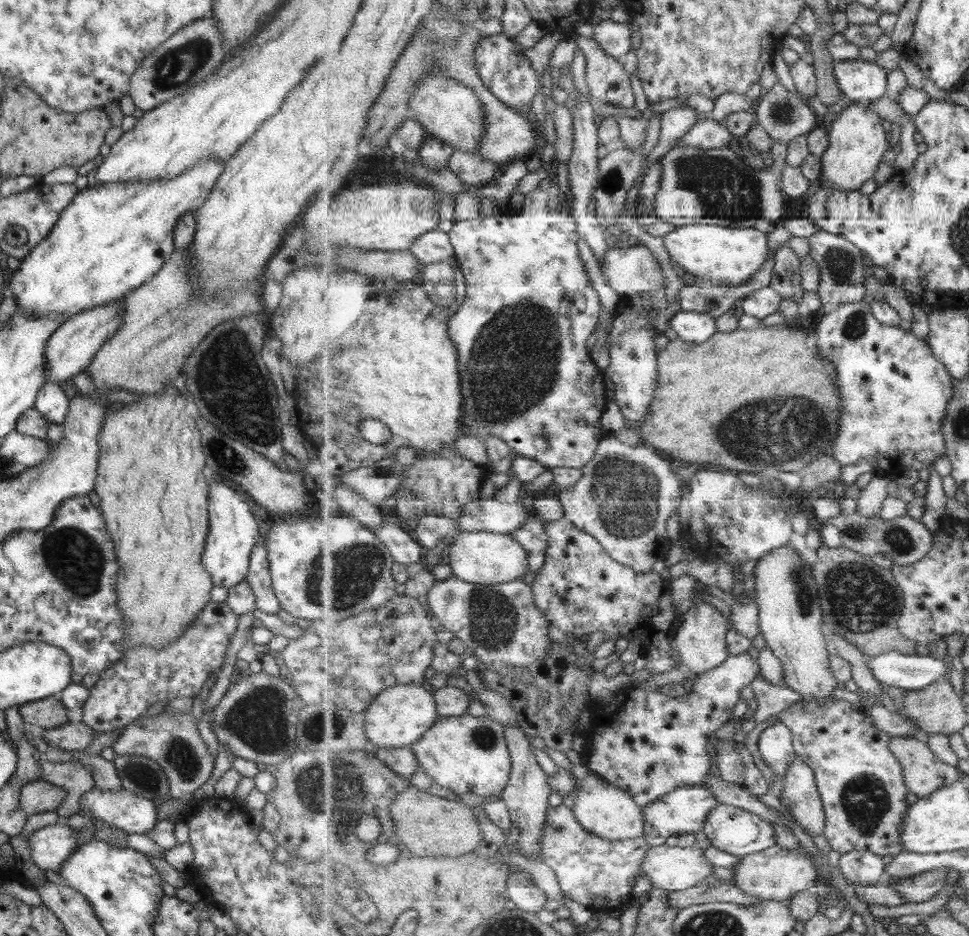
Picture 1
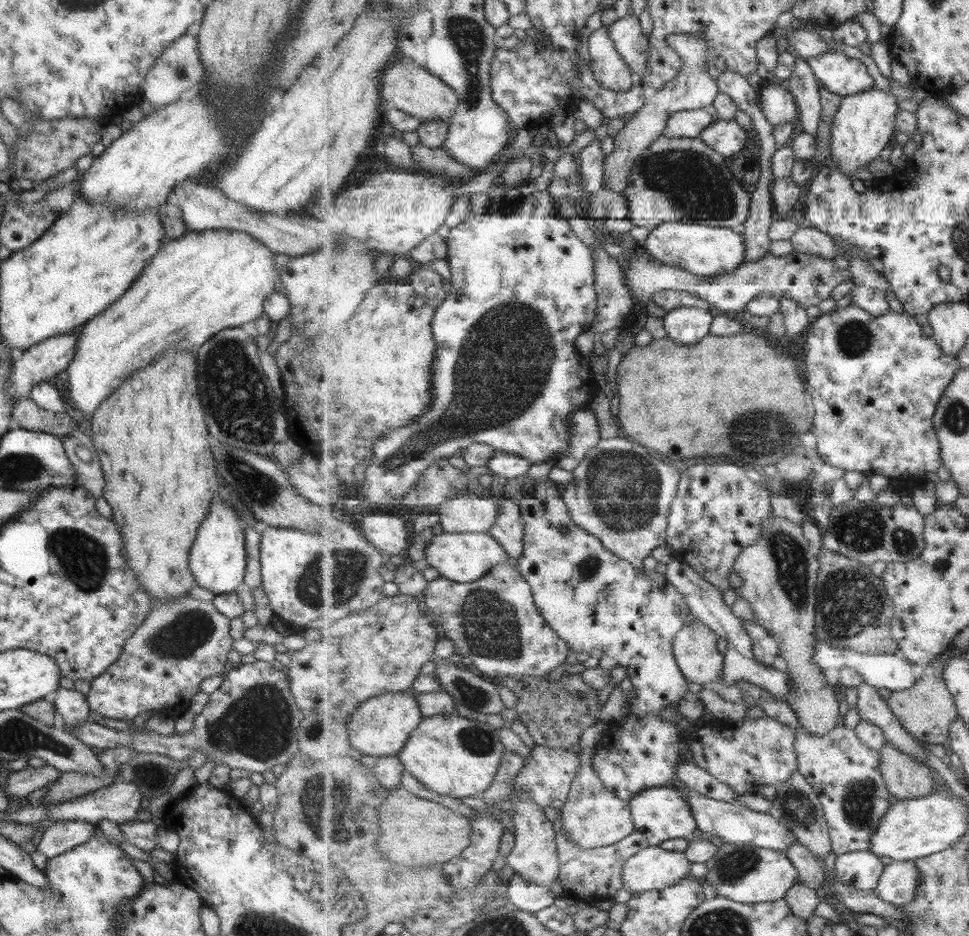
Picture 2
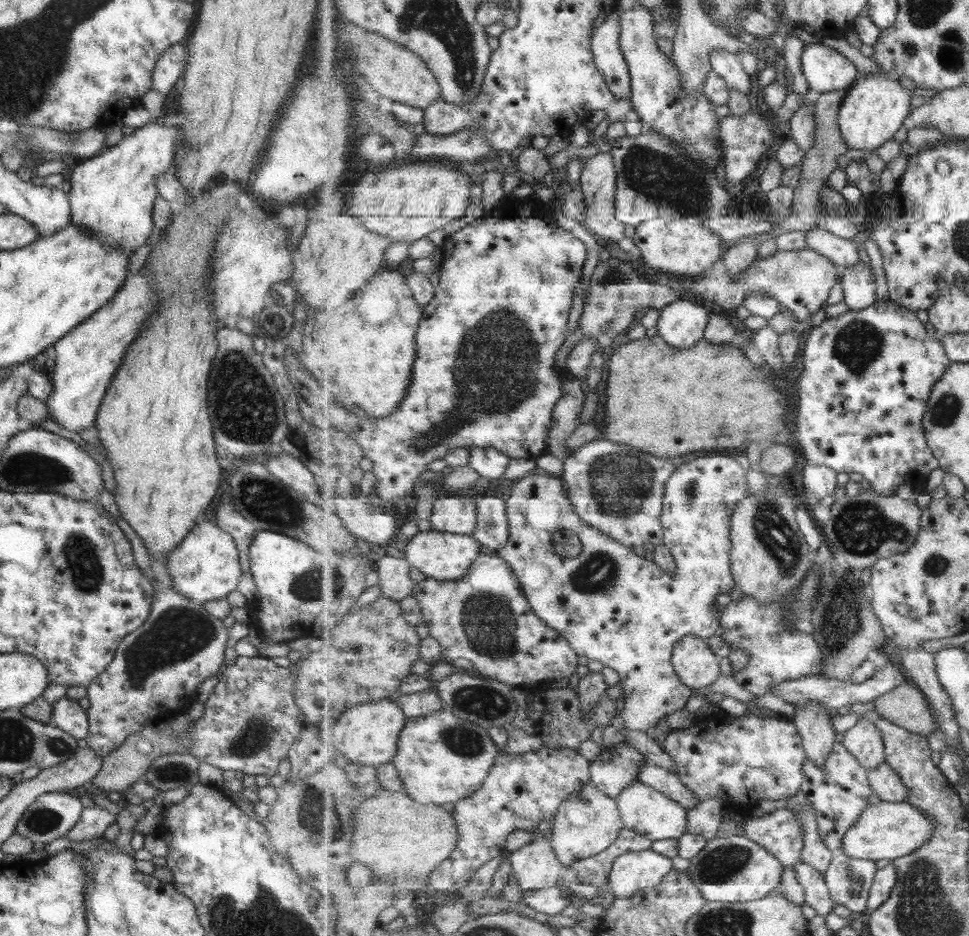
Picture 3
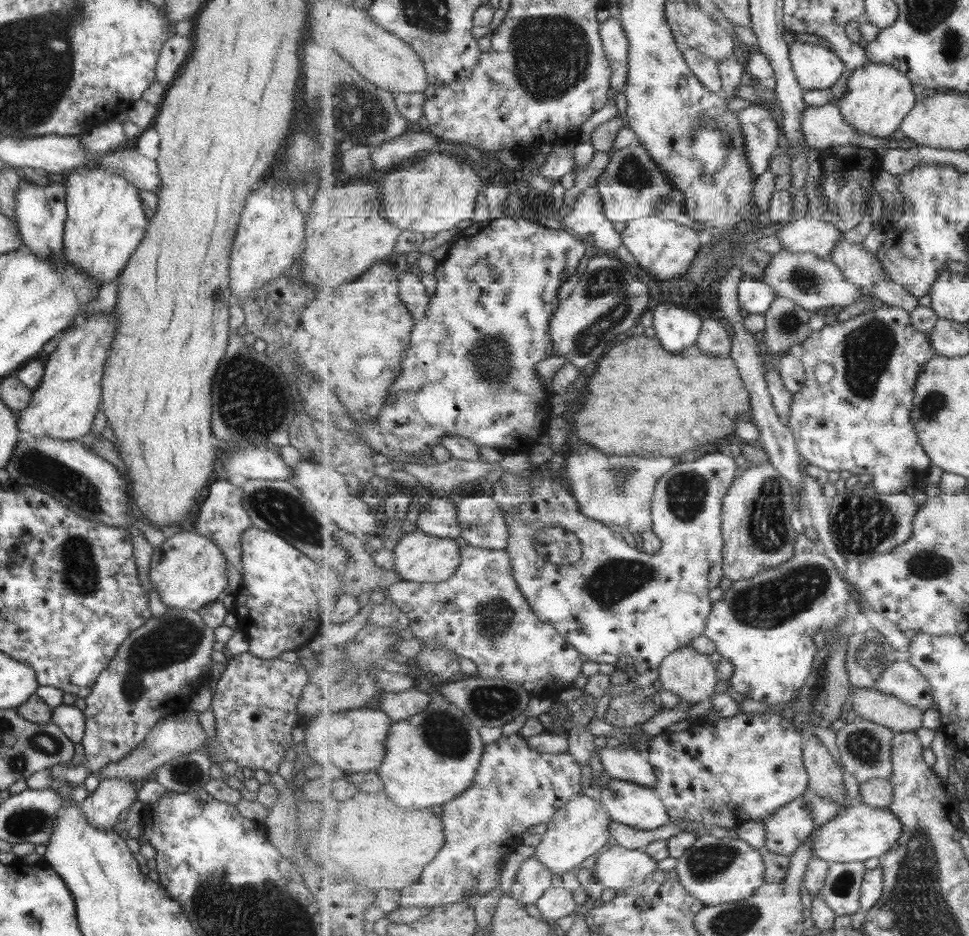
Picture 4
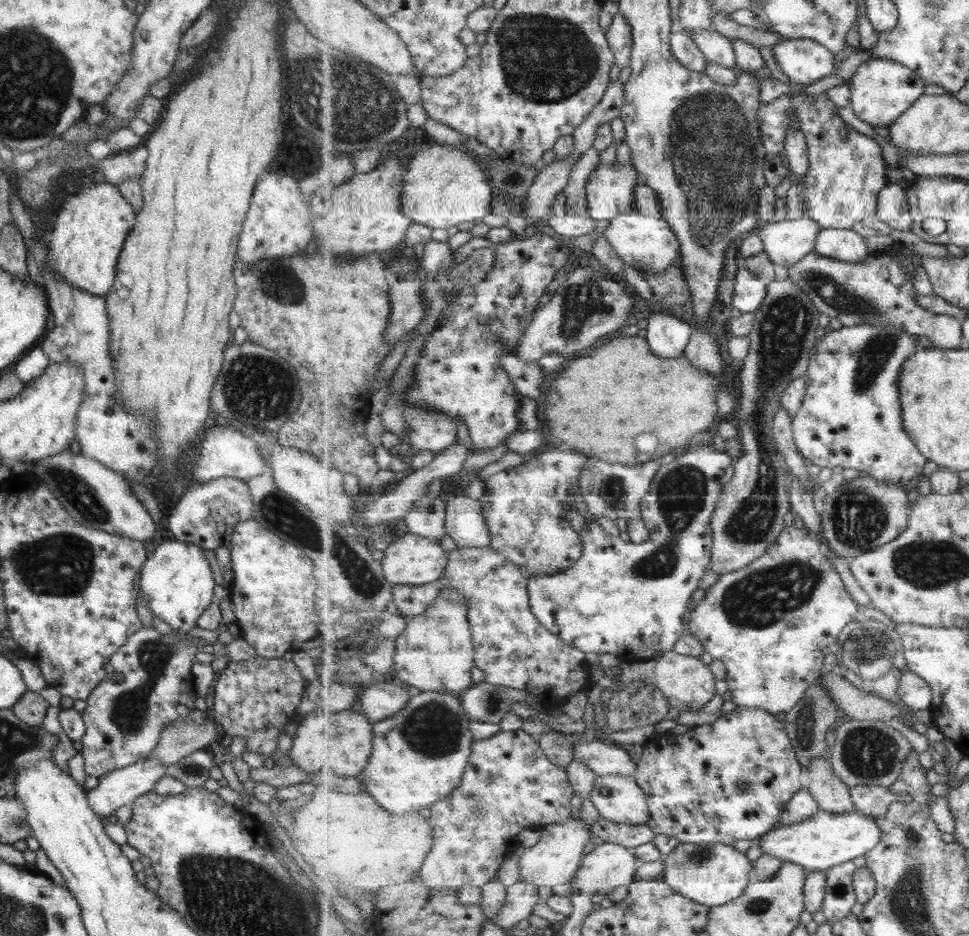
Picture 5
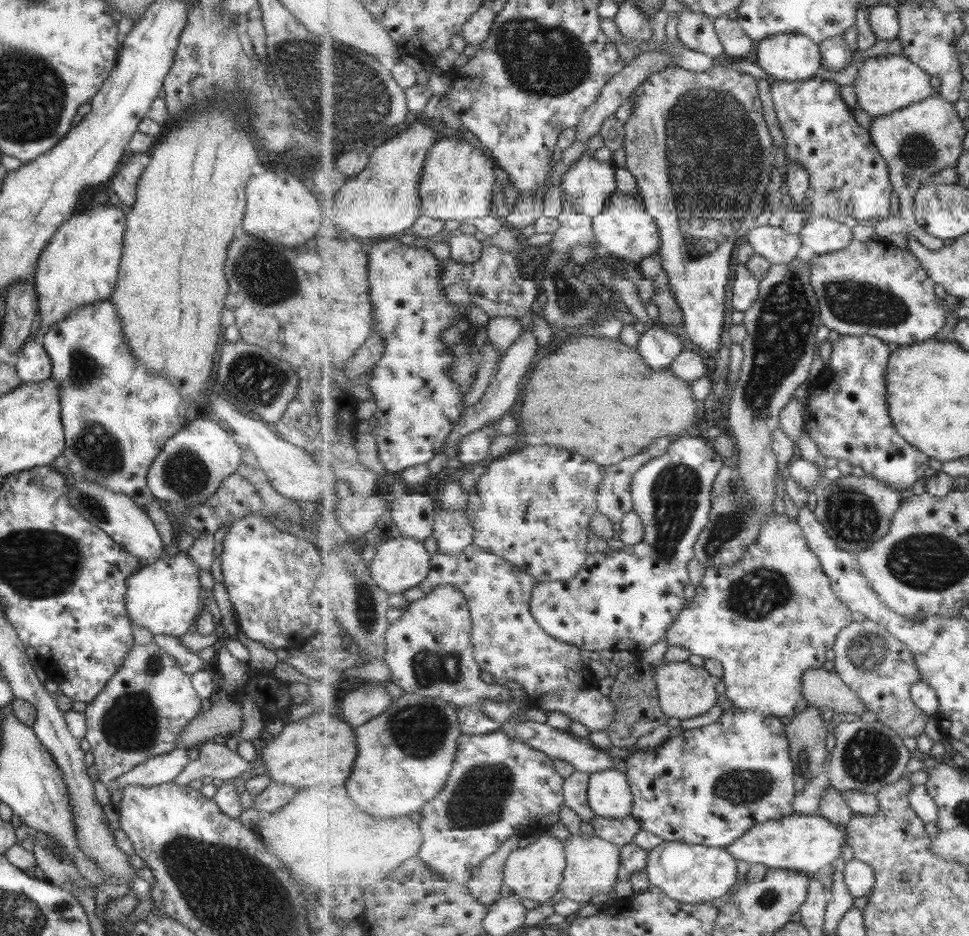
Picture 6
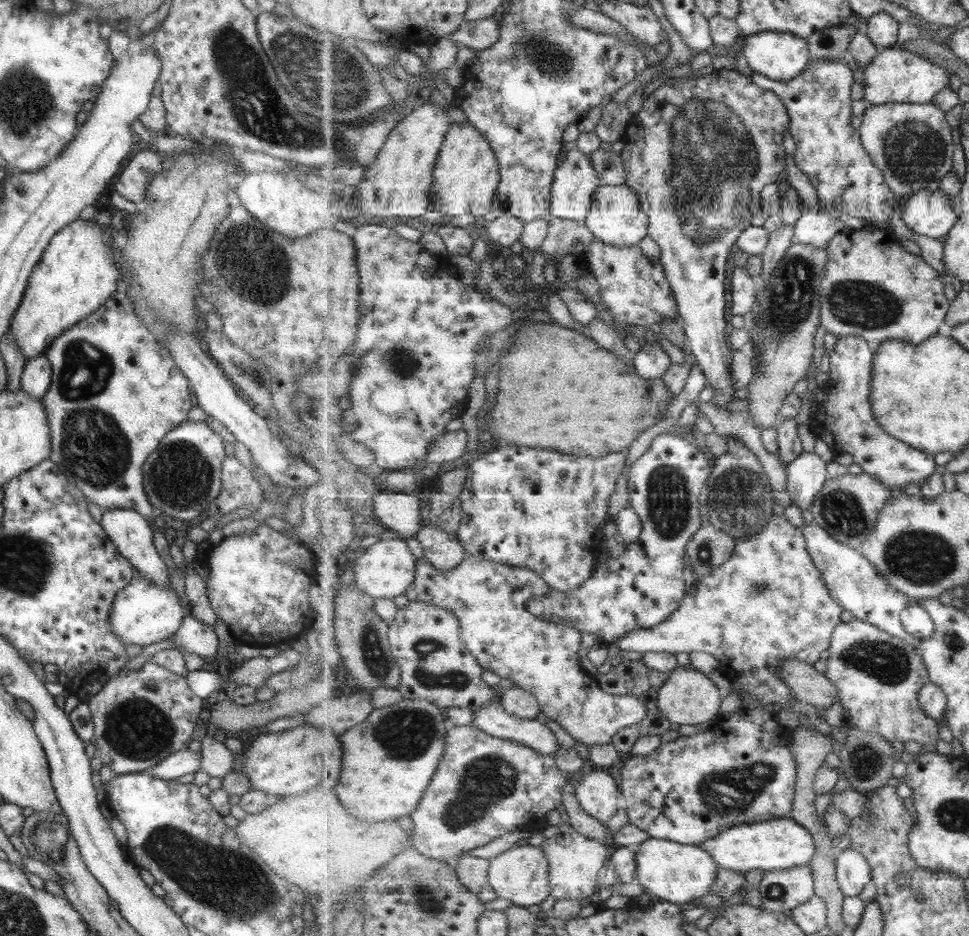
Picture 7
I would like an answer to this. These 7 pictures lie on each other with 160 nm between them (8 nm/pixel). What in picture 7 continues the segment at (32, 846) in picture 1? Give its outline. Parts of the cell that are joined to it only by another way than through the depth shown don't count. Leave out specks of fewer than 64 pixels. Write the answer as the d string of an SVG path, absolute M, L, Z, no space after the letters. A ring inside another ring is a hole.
M188 748L179 750L153 766L153 777L171 780L178 776L185 776L185 774L193 774L200 770L201 761L199 751L191 752Z

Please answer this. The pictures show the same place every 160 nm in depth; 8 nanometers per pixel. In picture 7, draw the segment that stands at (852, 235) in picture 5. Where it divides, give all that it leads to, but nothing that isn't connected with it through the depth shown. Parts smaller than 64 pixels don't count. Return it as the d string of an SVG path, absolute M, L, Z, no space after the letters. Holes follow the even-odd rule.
M802 205L799 210L803 210L801 218L795 222L795 236L801 240L801 243L810 244L816 247L827 248L831 244L831 240L834 236L837 236L841 232L845 232L846 224L837 216L831 218L831 216L819 216L820 211L817 213L806 211Z

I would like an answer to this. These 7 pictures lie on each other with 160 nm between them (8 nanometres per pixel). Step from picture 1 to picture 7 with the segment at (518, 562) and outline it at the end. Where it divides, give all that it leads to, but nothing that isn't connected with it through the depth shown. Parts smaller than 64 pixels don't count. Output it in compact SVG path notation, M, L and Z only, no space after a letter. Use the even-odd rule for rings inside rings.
M405 538L378 540L356 560L349 560L347 571L356 585L373 598L395 598L406 594L416 579L417 563L419 559L409 550Z

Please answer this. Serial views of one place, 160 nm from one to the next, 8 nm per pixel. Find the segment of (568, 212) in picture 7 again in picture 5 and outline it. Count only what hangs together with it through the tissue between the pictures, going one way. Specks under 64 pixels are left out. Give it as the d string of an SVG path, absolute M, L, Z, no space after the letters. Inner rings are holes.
M602 162L593 171L593 176L589 177L587 183L587 196L589 196L589 214L597 220L611 220L617 216L637 210L634 190L637 185L645 185L646 178L638 173L636 166L632 163L607 164Z

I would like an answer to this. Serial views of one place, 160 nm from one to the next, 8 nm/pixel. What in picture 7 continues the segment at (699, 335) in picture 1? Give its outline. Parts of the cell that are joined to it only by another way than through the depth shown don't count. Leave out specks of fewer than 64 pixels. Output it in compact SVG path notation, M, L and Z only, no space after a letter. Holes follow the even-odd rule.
M642 342L639 352L630 356L634 360L637 375L646 380L661 379L673 364L663 346L656 343Z

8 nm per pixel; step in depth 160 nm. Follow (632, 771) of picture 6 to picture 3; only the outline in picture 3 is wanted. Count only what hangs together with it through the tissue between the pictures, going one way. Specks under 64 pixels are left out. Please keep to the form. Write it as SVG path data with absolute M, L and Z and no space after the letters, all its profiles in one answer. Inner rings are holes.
M725 712L701 716L684 729L675 729L666 736L662 747L676 762L676 775L688 786L699 800L714 798L723 803L724 810L747 805L760 800L786 800L802 790L805 780L806 750L801 733L793 720L783 716L747 714L731 716Z

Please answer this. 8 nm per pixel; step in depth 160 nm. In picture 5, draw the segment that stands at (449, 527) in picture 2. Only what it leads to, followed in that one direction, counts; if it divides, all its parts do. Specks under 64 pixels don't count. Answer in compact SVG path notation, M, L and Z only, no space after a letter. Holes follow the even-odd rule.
M425 495L414 504L404 520L408 532L439 540L447 534L445 532L445 500L441 497L429 498Z

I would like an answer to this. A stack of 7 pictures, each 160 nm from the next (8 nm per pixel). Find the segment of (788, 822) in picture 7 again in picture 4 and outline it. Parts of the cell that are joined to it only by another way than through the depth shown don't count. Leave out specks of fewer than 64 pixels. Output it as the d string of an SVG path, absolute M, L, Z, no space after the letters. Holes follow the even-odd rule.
M864 802L851 803L829 824L821 826L813 836L813 855L829 862L865 862L869 858L881 858L899 842L903 834L903 822L890 808L877 808Z

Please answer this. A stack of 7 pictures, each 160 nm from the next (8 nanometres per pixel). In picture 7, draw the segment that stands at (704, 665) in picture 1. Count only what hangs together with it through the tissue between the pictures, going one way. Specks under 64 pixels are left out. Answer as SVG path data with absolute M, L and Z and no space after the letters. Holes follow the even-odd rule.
M679 666L670 672L667 682L658 694L658 707L671 721L680 724L710 723L712 718L720 714L724 693L699 670L691 671L691 667Z

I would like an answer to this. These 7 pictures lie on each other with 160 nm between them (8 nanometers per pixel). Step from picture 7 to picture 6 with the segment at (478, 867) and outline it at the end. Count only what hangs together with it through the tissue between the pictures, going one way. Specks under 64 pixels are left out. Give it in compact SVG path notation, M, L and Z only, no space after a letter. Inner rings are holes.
M517 836L507 840L495 854L483 862L483 866L475 871L474 875L471 875L467 886L472 896L481 904L491 906L501 898L505 866L509 856L519 849L519 840Z

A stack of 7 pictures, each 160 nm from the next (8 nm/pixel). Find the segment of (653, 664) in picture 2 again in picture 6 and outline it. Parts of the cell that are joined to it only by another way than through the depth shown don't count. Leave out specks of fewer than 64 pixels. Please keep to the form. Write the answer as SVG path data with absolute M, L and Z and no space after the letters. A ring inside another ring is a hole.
M687 435L673 439L668 451L650 460L633 476L634 511L644 522L644 539L634 545L613 549L603 538L592 534L588 542L588 559L576 578L538 581L532 592L531 611L537 623L551 636L585 650L627 650L635 656L666 638L673 622L685 608L685 586L689 584L687 564L696 558L695 543L712 518L713 482L727 459L707 439Z

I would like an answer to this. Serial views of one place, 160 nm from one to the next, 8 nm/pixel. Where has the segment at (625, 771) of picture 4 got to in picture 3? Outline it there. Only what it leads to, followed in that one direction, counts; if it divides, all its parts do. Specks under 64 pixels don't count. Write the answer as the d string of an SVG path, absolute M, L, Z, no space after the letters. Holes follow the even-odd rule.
M647 763L641 767L638 778L640 778L641 783L648 784L680 802L686 809L695 808L703 801L698 799L691 788L684 786L675 772L656 764Z

